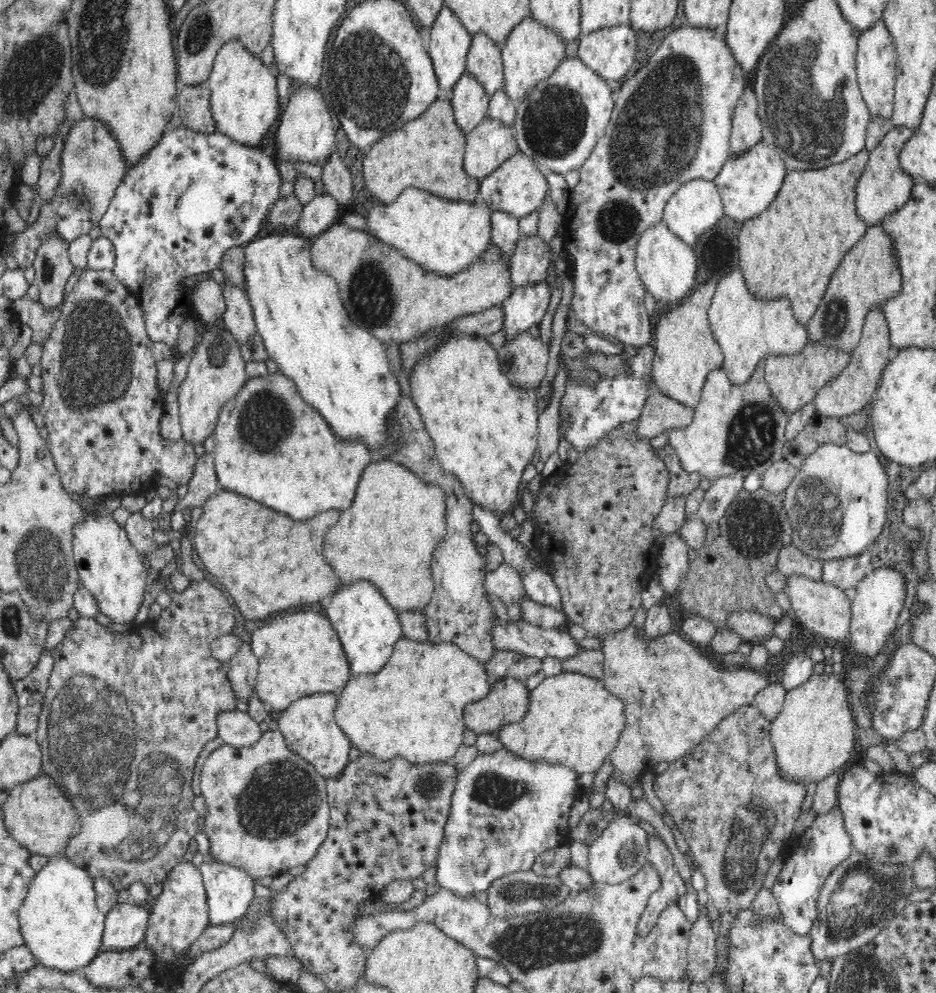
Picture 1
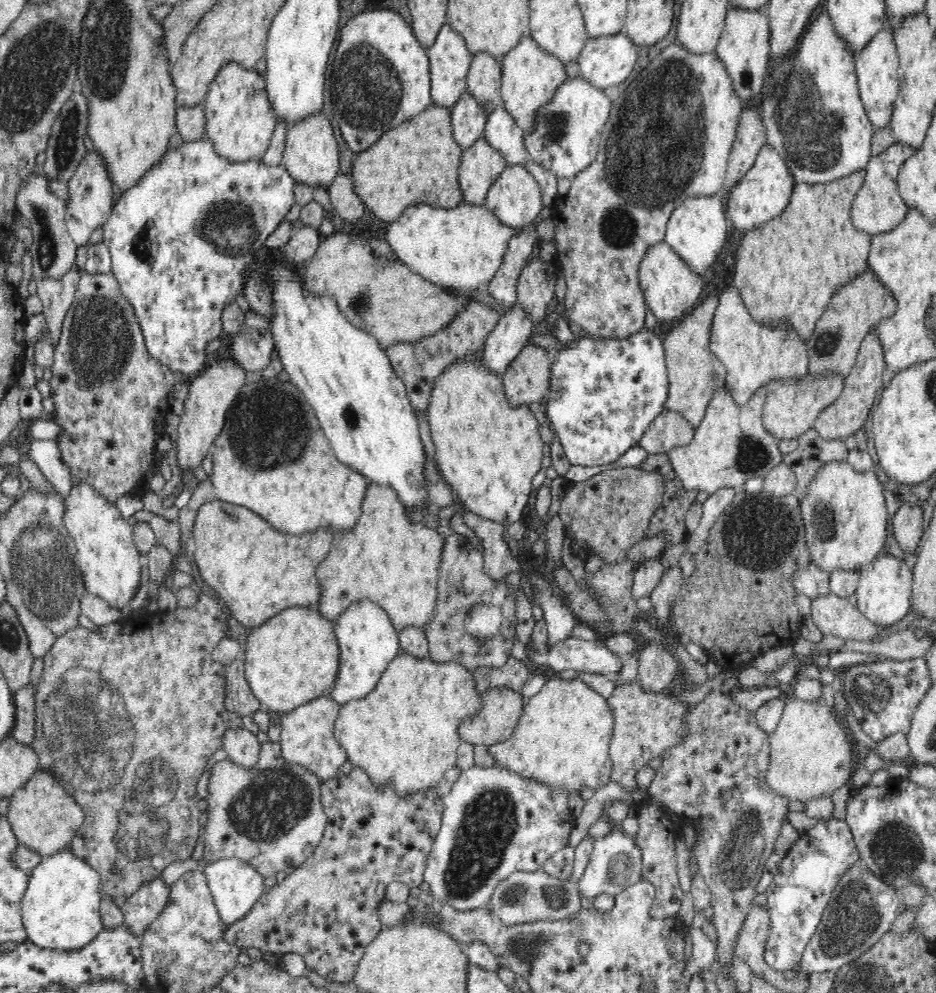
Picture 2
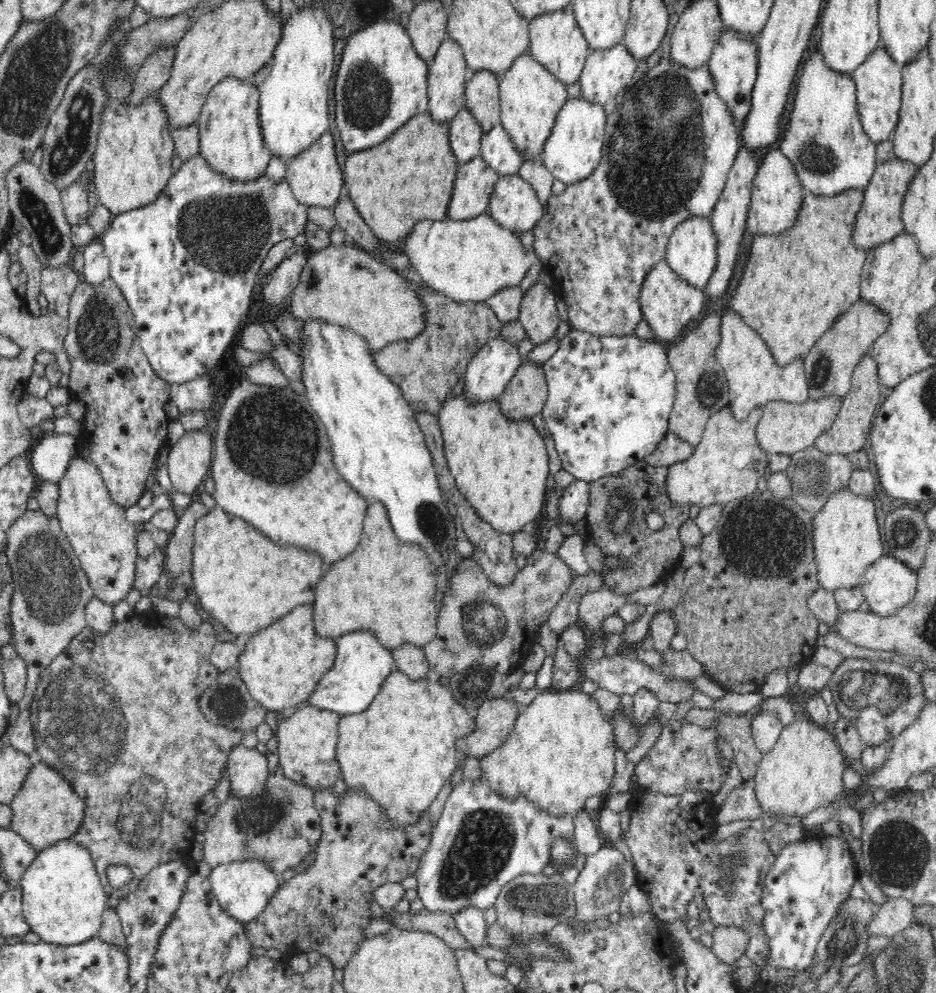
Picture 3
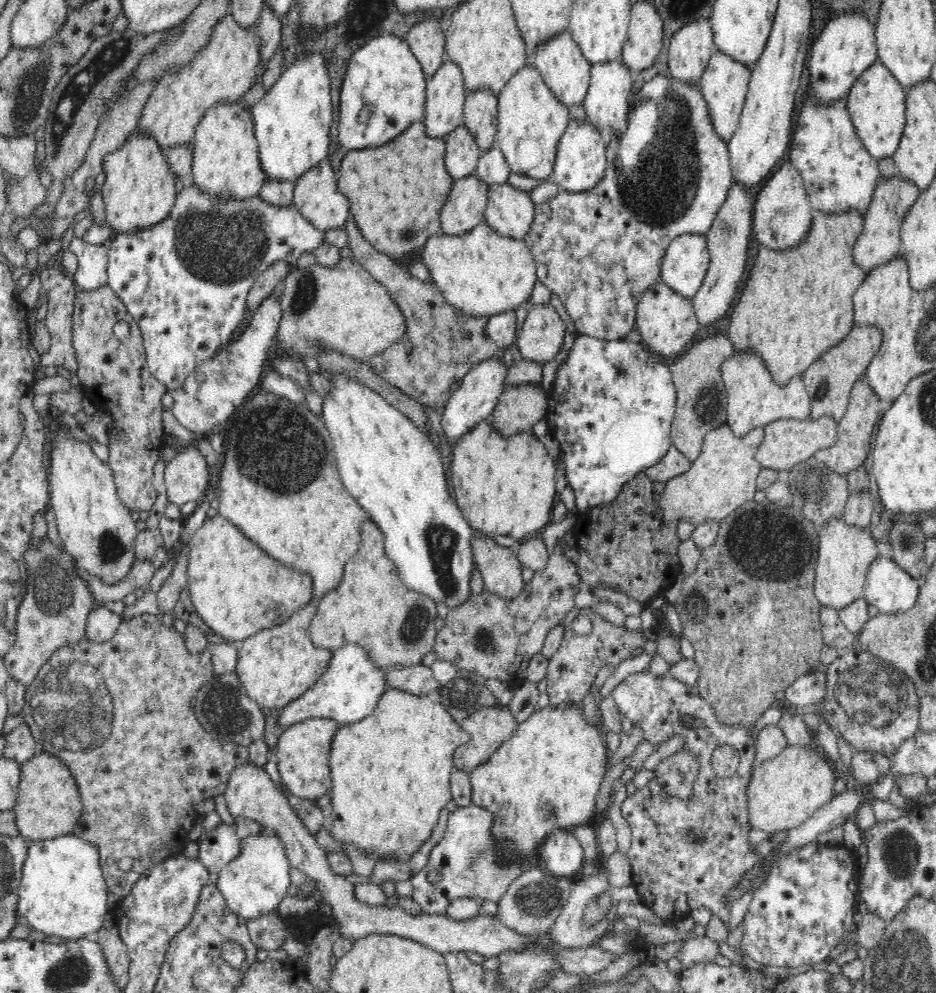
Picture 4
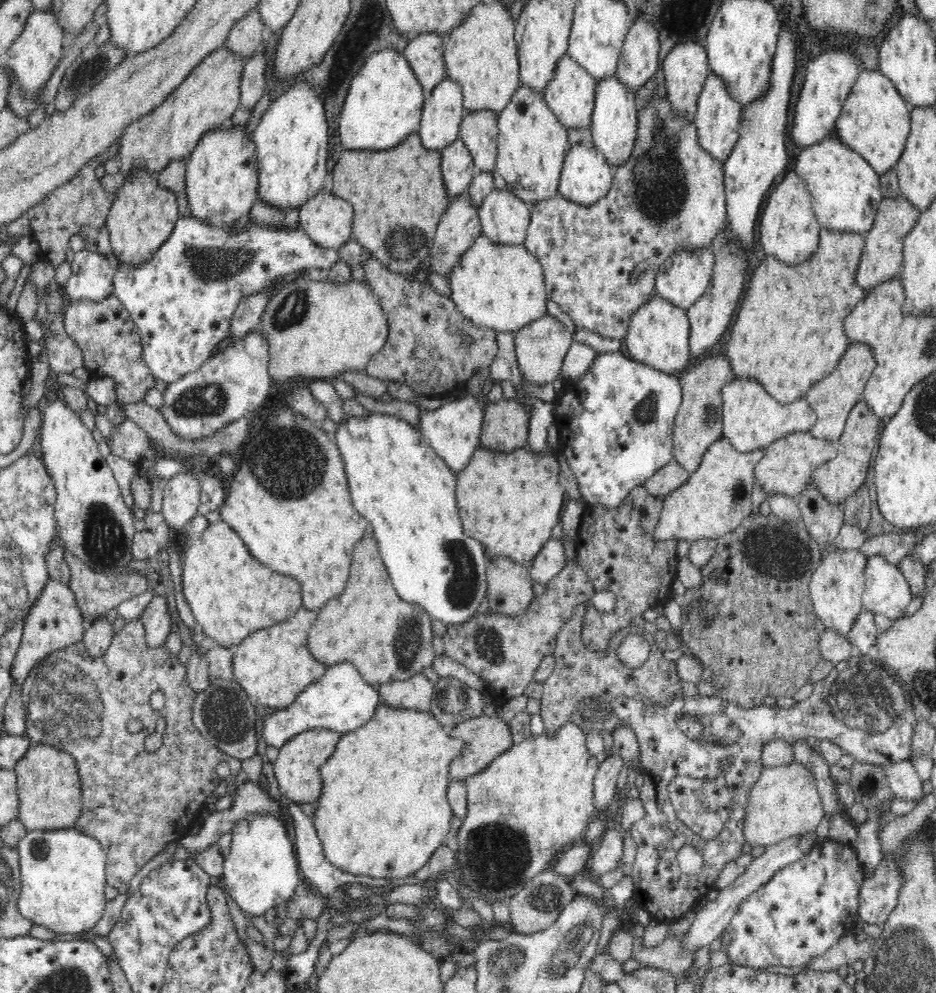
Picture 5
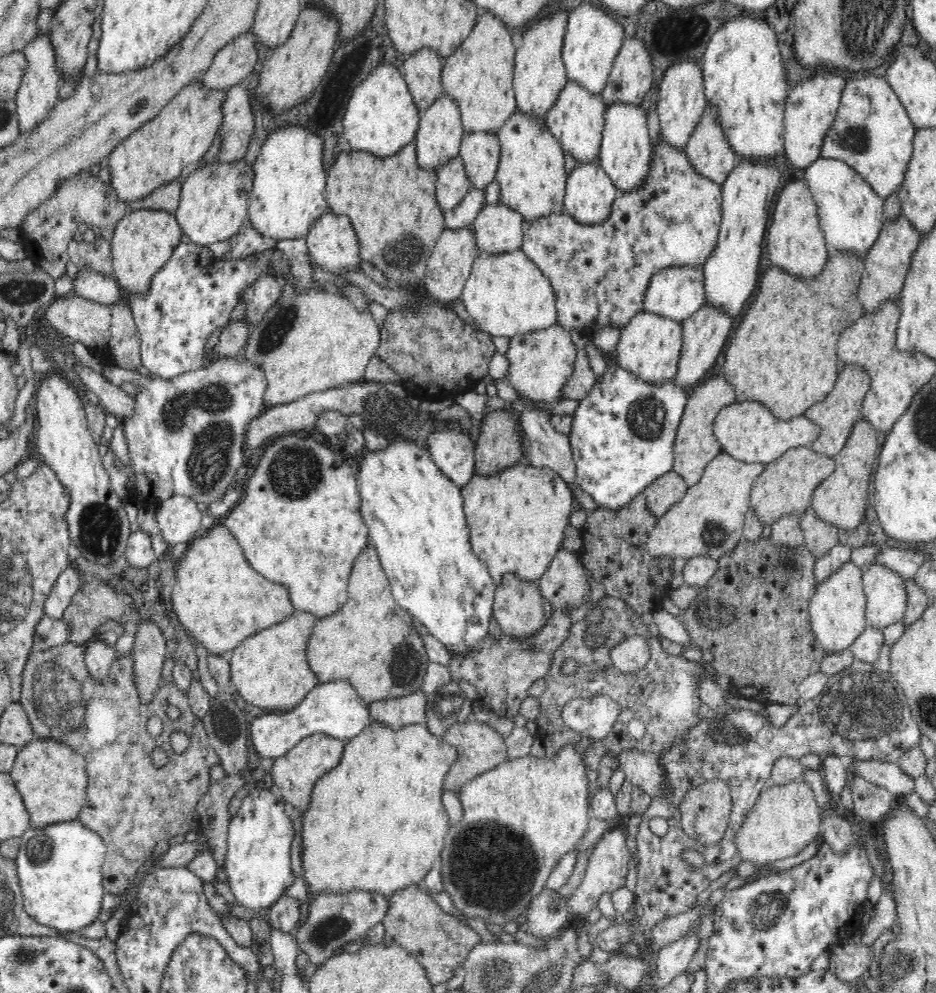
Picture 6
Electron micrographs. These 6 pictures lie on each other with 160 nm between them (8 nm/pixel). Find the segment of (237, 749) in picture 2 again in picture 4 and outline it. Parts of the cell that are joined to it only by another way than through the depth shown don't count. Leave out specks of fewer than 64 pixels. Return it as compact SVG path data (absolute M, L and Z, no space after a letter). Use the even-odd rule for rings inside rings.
M249 762L236 766L228 778L228 784L226 784L223 795L226 806L233 818L244 816L255 820L259 822L259 826L273 830L283 841L285 853L291 866L299 868L307 876L315 880L315 892L319 892L324 901L330 903L332 916L339 923L339 931L342 938L355 942L359 938L372 933L384 933L416 940L440 953L471 950L487 957L497 956L497 954L507 950L521 951L532 943L538 943L544 949L554 953L556 961L559 962L564 972L574 975L596 974L602 972L614 962L614 955L608 953L606 949L602 949L598 944L576 949L559 948L557 944L553 944L553 940L549 938L549 933L522 936L502 924L498 917L491 917L483 913L467 921L455 921L446 916L446 914L429 915L422 912L420 915L412 916L399 906L385 904L376 906L364 905L353 893L354 884L332 871L328 859L326 859L326 853L316 841L316 837L310 834L305 824L293 811L289 800L282 791L278 790L276 783L265 772L264 767L256 766ZM550 947L554 947L554 950L549 950Z

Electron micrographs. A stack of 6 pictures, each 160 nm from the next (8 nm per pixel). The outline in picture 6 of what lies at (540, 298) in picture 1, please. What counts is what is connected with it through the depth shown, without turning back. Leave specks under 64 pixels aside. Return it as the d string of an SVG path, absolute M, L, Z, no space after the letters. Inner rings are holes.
M447 414L448 417L451 417L448 424L444 424L442 428L434 428L428 436L427 448L431 454L434 464L444 473L444 476L447 476L452 483L456 484L458 489L464 489L467 486L468 480L472 478L475 474L475 456L474 456L474 442L475 442L475 433L470 433L468 427L460 421L458 418L453 418L451 415Z

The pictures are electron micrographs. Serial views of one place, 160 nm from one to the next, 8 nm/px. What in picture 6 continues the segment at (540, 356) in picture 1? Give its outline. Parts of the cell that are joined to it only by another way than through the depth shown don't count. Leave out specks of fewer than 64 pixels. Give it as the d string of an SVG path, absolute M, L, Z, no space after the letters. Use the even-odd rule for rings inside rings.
M503 409L485 416L481 432L475 432L475 474L490 476L518 463L523 455L518 423Z

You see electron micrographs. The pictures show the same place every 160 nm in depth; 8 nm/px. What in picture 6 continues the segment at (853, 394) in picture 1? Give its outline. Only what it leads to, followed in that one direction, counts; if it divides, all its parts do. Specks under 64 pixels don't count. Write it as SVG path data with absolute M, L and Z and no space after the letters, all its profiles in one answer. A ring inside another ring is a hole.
M863 417L856 420L844 448L834 458L835 470L815 489L811 506L814 513L824 523L832 524L836 529L851 531L864 521L868 500L868 487L872 466L878 452L877 430Z

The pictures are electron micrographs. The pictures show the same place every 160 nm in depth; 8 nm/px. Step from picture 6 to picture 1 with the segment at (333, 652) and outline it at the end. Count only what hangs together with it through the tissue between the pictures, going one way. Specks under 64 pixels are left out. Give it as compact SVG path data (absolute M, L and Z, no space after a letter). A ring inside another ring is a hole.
M388 459L372 460L360 476L352 508L341 512L338 523L330 528L324 539L324 559L334 569L339 588L356 580L367 580L376 586L398 613L423 611L434 592L431 575L433 553L447 532L446 501L446 493L442 488L424 483L405 465Z

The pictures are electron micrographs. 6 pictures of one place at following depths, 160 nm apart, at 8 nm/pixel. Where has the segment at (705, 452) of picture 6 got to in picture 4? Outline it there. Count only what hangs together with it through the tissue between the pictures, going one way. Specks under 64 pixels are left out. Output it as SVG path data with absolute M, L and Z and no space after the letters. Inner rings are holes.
M704 335L701 342L692 344L687 352L682 352L668 367L677 389L677 403L671 424L671 444L690 462L700 456L707 432L727 422L726 392L721 377L722 362L732 354L734 348L726 336Z

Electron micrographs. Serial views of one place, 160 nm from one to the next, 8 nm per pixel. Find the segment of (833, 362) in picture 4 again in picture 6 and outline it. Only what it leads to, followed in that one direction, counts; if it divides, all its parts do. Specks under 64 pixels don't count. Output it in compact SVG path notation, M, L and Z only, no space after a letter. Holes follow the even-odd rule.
M861 366L844 368L840 372L834 388L830 390L830 394L822 402L816 402L816 404L812 404L806 410L804 415L821 428L820 436L811 444L813 450L830 458L835 458L836 454L844 448L844 444L846 444L846 440L850 436L852 426L856 423L856 420L862 417L861 408L870 385L869 376Z

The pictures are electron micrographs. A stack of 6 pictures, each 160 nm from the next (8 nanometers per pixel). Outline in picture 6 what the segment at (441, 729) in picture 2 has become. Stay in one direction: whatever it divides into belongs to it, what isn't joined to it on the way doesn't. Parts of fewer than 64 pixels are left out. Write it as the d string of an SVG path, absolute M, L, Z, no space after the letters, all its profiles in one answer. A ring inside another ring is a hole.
M370 722L354 738L349 739L344 746L342 758L336 768L324 774L312 789L311 799L308 808L302 814L301 836L302 836L302 870L304 870L303 880L310 897L316 897L321 893L335 892L346 894L350 890L365 890L366 892L377 892L382 896L391 897L396 892L411 885L421 884L424 877L432 870L434 860L441 856L444 848L445 836L449 829L449 816L442 804L442 795L445 790L443 782L450 767L457 759L457 748L450 743L446 743L442 738L434 736L426 725L408 724L398 730L392 730L389 726L381 722Z

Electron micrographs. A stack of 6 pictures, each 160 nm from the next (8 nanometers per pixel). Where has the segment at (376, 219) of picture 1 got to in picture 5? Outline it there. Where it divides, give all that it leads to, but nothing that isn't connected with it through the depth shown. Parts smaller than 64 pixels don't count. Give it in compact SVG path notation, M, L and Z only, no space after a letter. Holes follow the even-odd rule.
M483 233L474 240L474 244L460 256L460 262L452 268L447 277L452 290L451 298L458 310L476 326L490 328L498 332L518 332L530 322L548 315L548 299L544 284L542 267L524 244L496 244Z

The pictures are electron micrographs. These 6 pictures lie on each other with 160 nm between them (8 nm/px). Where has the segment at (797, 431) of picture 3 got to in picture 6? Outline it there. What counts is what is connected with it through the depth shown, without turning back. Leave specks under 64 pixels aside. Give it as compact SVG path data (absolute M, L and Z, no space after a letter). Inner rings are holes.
M811 446L790 448L780 458L765 465L751 490L751 508L756 511L756 517L762 527L772 527L781 517L787 515L802 518L811 506L815 489L834 470L834 458L816 452Z

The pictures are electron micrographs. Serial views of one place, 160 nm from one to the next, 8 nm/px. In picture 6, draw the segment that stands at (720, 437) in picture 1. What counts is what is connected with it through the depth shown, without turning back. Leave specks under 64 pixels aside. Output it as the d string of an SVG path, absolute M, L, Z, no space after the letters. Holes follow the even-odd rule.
M721 451L720 454L718 454L718 456L714 458L714 460L710 460L710 462L706 464L702 478L698 480L698 483L696 485L693 485L692 487L688 487L686 495L674 507L670 507L670 510L666 512L665 516L658 518L655 529L652 530L652 533L649 535L647 540L647 548L650 556L656 559L662 559L666 556L669 556L672 559L683 558L686 559L686 561L692 559L693 557L710 557L718 562L718 560L722 559L725 555L732 553L734 551L734 548L736 548L736 546L739 544L738 542L740 542L740 538L742 538L743 536L743 525L745 522L745 517L751 507L751 490L753 488L753 485L755 484L755 480L758 478L758 476L760 476L760 474L762 474L764 467L765 465L760 464L759 462L746 463L740 460L736 460L735 458L732 458L728 453Z

